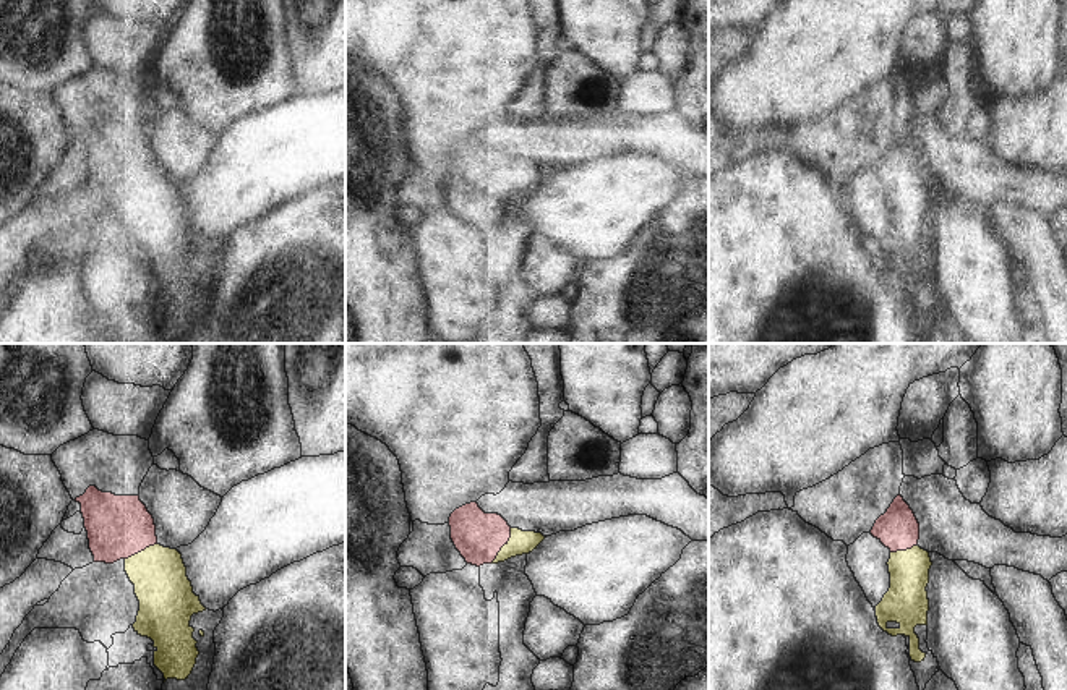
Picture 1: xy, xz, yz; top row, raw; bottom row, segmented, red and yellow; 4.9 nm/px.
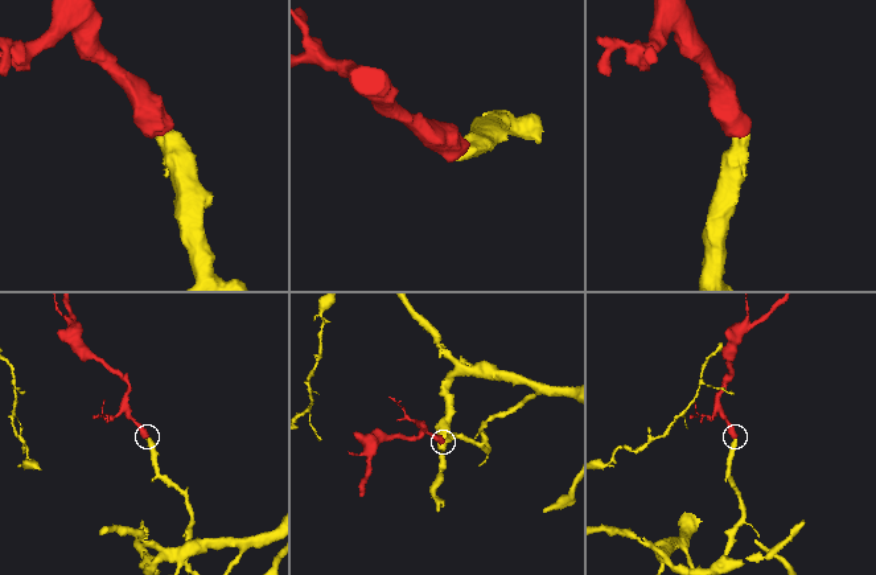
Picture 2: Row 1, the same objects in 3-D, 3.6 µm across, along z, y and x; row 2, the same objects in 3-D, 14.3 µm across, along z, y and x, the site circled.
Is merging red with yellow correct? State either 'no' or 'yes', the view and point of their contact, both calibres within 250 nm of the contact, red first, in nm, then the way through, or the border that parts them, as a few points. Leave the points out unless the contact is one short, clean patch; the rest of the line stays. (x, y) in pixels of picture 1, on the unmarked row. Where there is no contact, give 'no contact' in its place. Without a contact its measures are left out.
yes; contact xz (503, 182); calibres 240 and 120 nm; way xz (479, 174), (503, 182), (519, 180)

